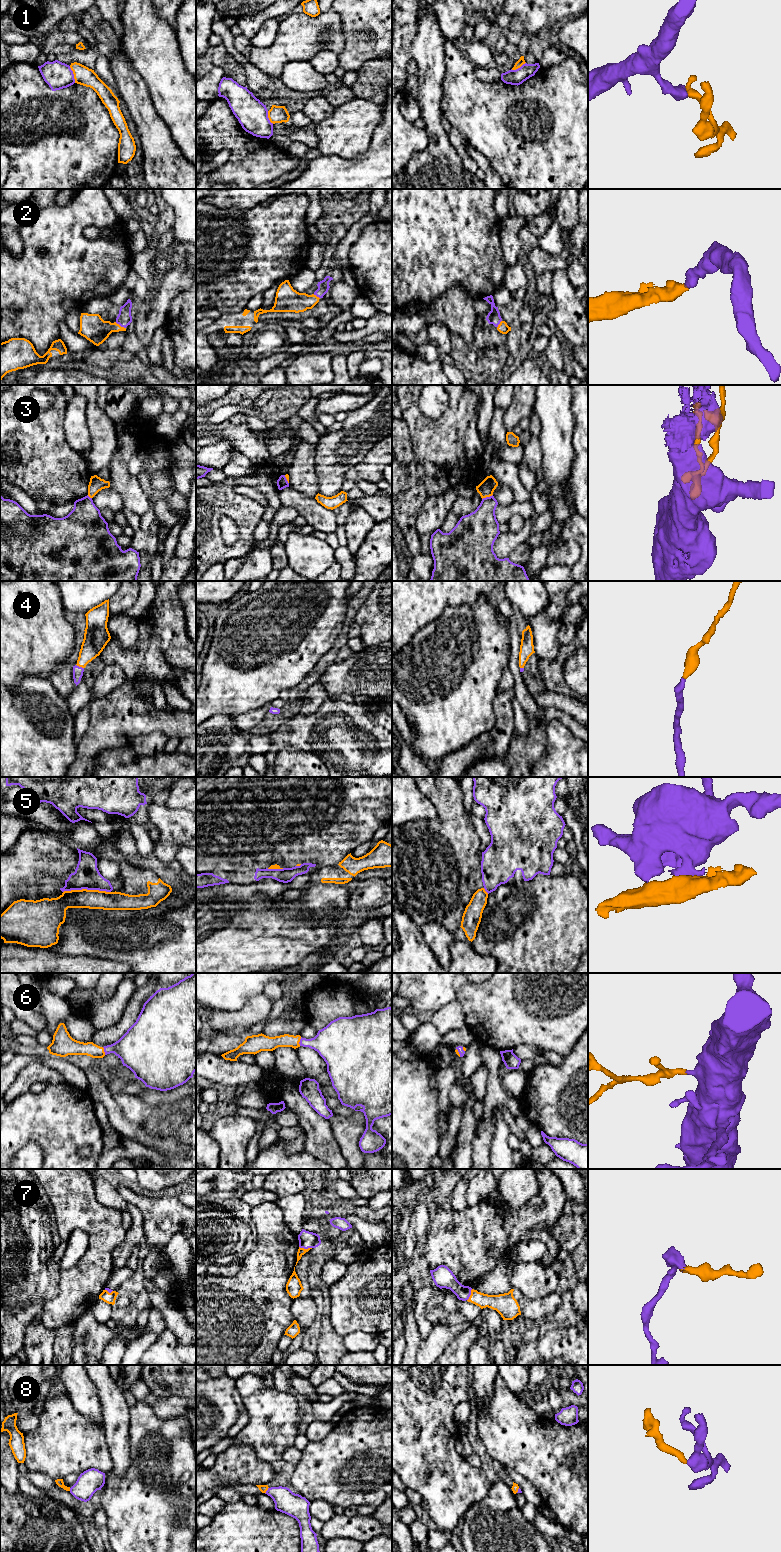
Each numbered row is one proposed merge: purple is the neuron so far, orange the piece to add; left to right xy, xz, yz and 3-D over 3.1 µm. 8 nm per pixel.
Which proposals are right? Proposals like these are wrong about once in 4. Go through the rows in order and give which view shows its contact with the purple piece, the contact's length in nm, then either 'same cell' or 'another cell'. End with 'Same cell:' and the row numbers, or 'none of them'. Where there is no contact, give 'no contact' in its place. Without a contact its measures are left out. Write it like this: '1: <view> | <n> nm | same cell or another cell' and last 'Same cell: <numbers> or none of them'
1: xy | 140 nm | another cell
2: xy | 100 nm | same cell
3: yz | 100 nm | another cell
4: xy | 70 nm | same cell
5: xy | 380 nm | another cell
6: xz | 70 nm | same cell
7: xz | 110 nm | same cell
8: xz | 60 nm | same cell
Same cell: 2, 4, 6, 7, 8

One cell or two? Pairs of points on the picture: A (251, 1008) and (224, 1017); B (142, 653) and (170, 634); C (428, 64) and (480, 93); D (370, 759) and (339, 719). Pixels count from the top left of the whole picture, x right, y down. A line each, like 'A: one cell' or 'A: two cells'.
A: one cell
B: one cell
C: two cells
D: one cell

